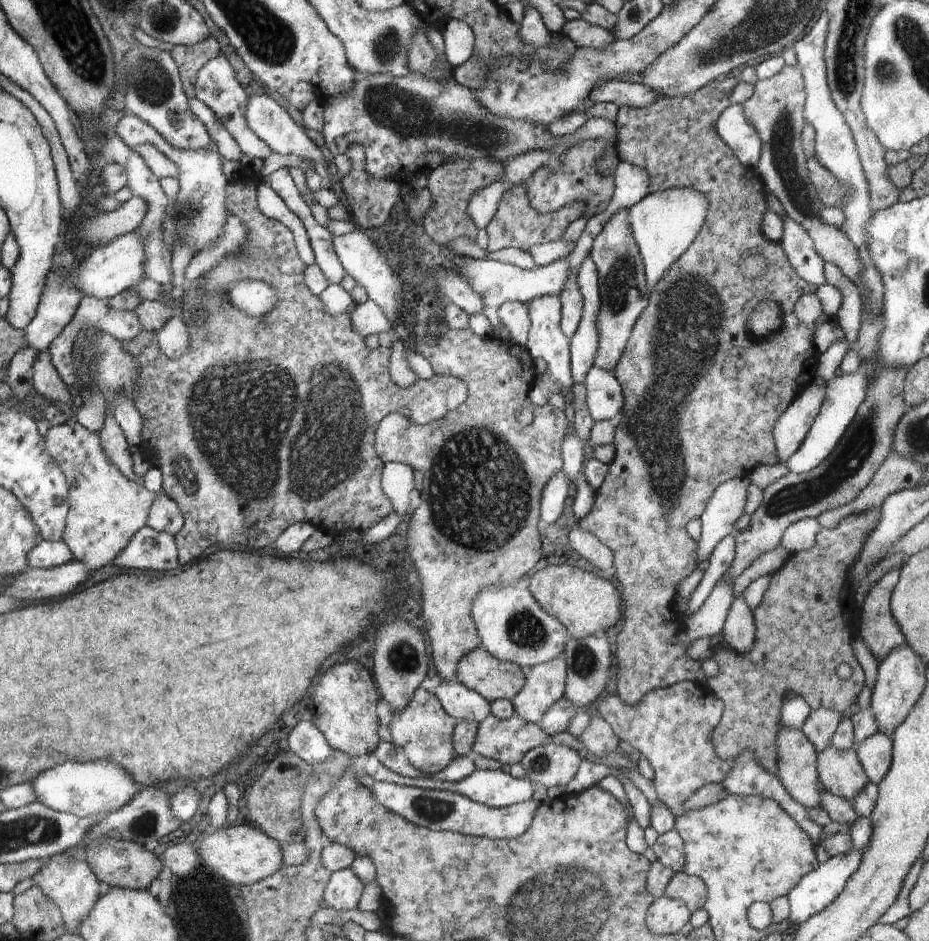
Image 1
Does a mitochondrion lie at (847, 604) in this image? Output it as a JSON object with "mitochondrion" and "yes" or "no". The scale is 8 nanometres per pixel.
{"mitochondrion":"no"}

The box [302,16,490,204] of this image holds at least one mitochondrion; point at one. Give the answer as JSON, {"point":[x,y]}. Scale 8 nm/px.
{"point":[385,48]}

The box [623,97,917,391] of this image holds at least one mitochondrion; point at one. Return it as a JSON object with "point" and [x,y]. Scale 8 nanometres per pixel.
{"point":[782,147]}

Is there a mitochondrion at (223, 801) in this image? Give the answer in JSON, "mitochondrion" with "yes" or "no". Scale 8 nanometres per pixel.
{"mitochondrion":"no"}

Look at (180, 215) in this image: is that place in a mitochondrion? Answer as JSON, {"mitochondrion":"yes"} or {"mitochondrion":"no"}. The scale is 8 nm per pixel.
{"mitochondrion":"no"}

